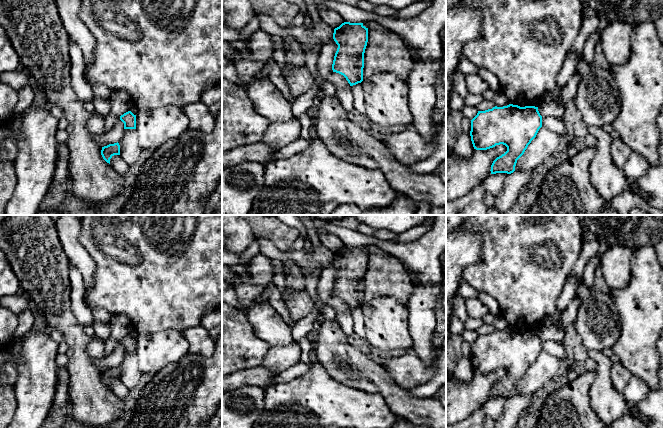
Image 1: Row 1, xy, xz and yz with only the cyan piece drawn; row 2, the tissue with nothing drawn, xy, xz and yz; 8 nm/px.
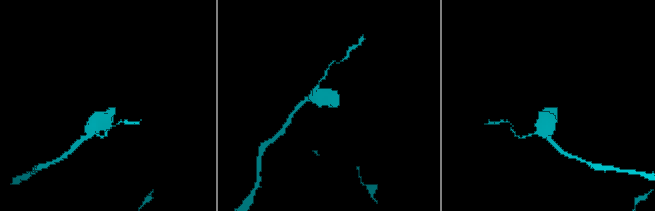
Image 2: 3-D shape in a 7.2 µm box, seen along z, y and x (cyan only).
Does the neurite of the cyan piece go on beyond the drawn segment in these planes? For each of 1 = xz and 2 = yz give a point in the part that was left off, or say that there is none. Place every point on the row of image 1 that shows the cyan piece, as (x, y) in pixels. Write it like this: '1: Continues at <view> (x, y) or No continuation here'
1: No continuation here
2: No continuation here

